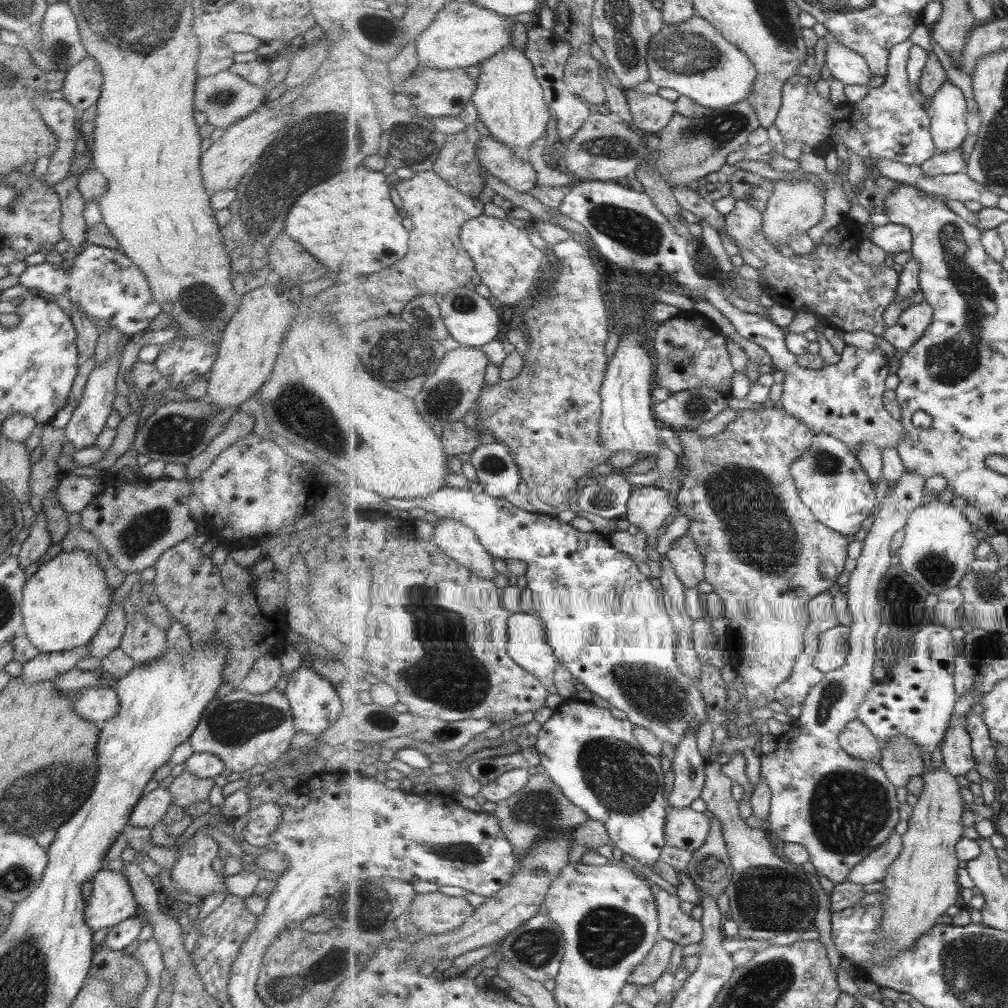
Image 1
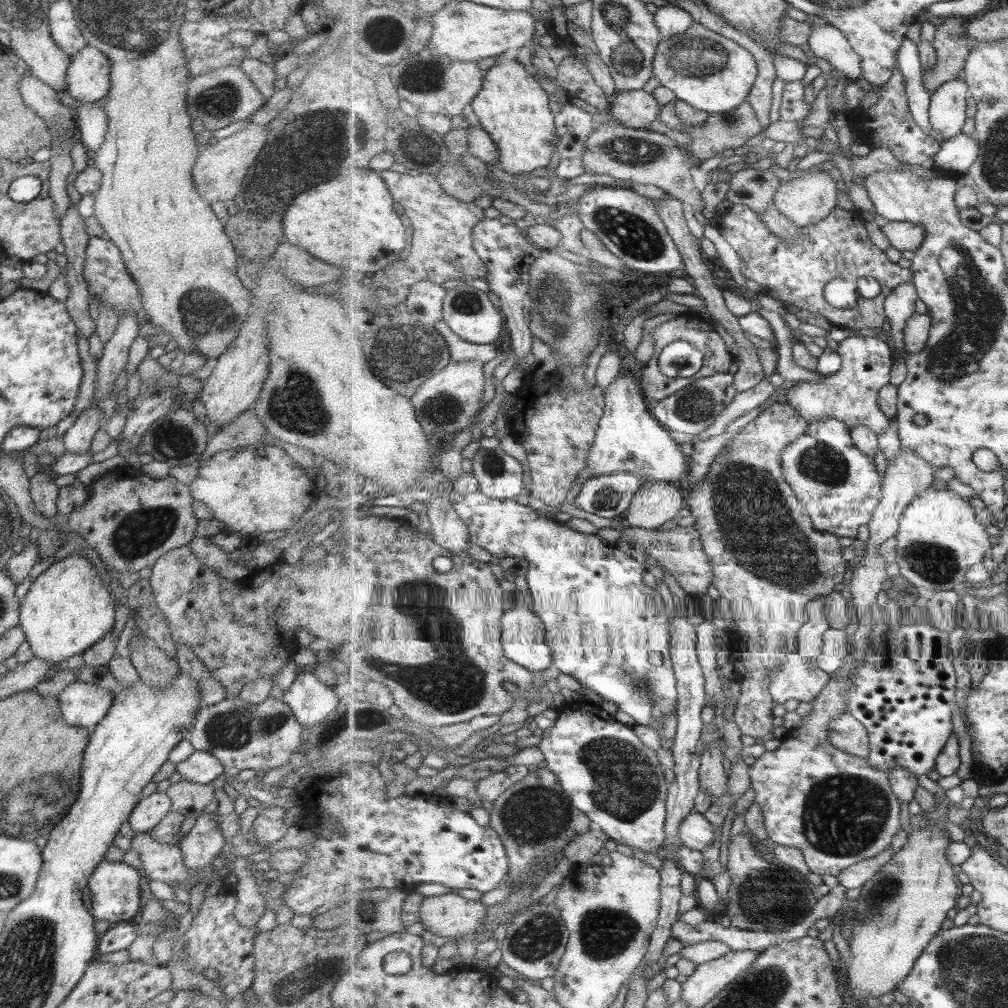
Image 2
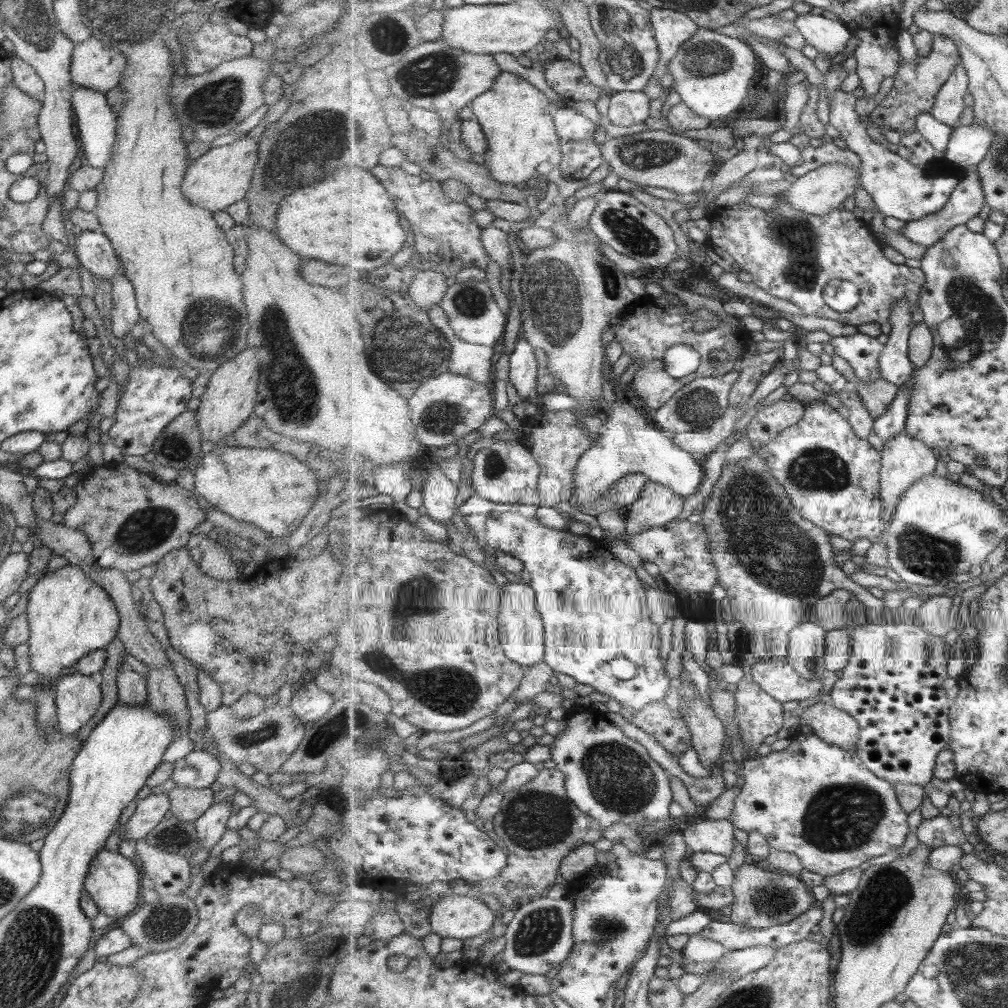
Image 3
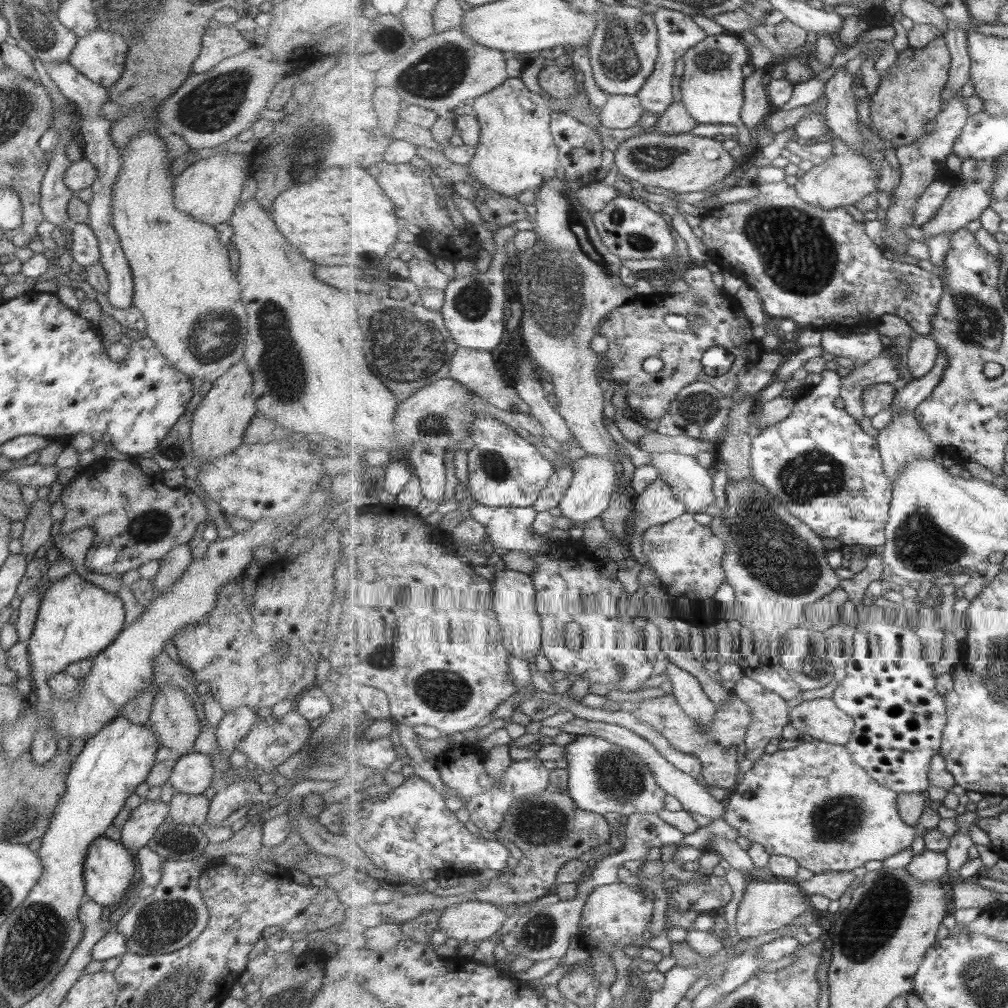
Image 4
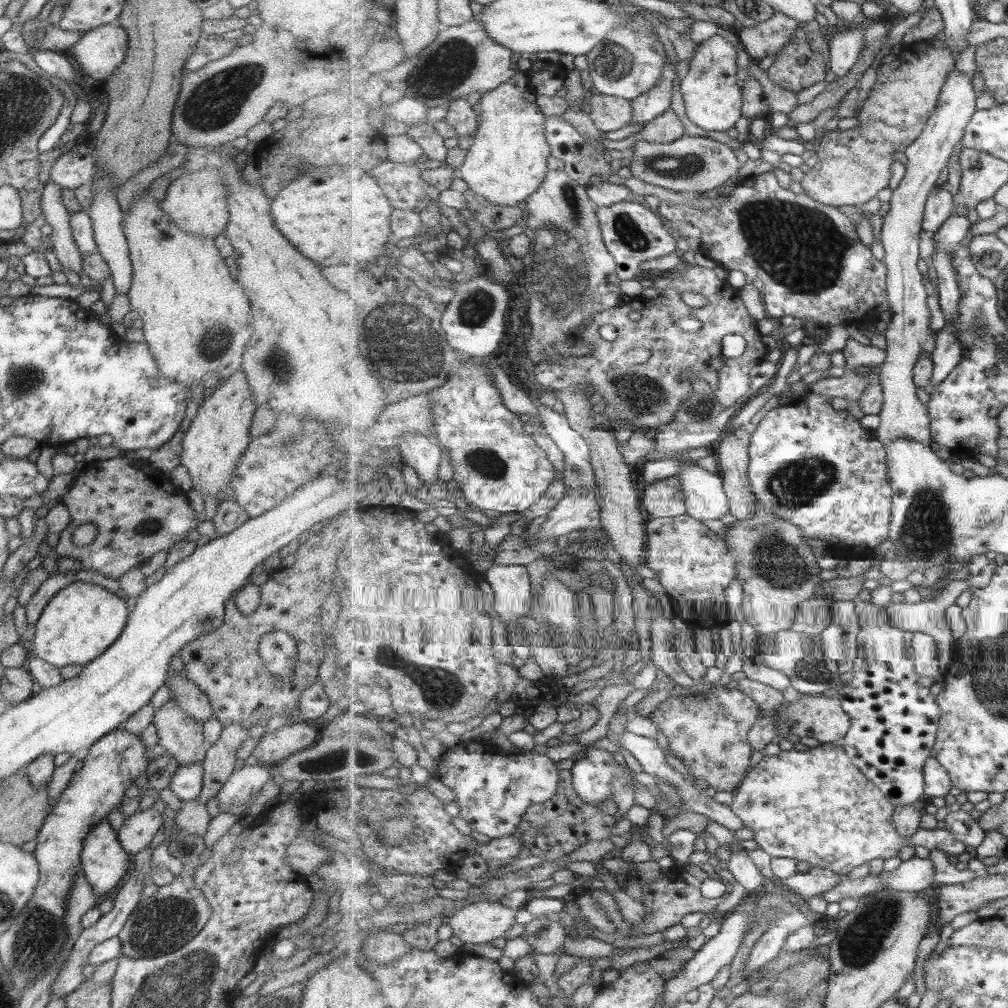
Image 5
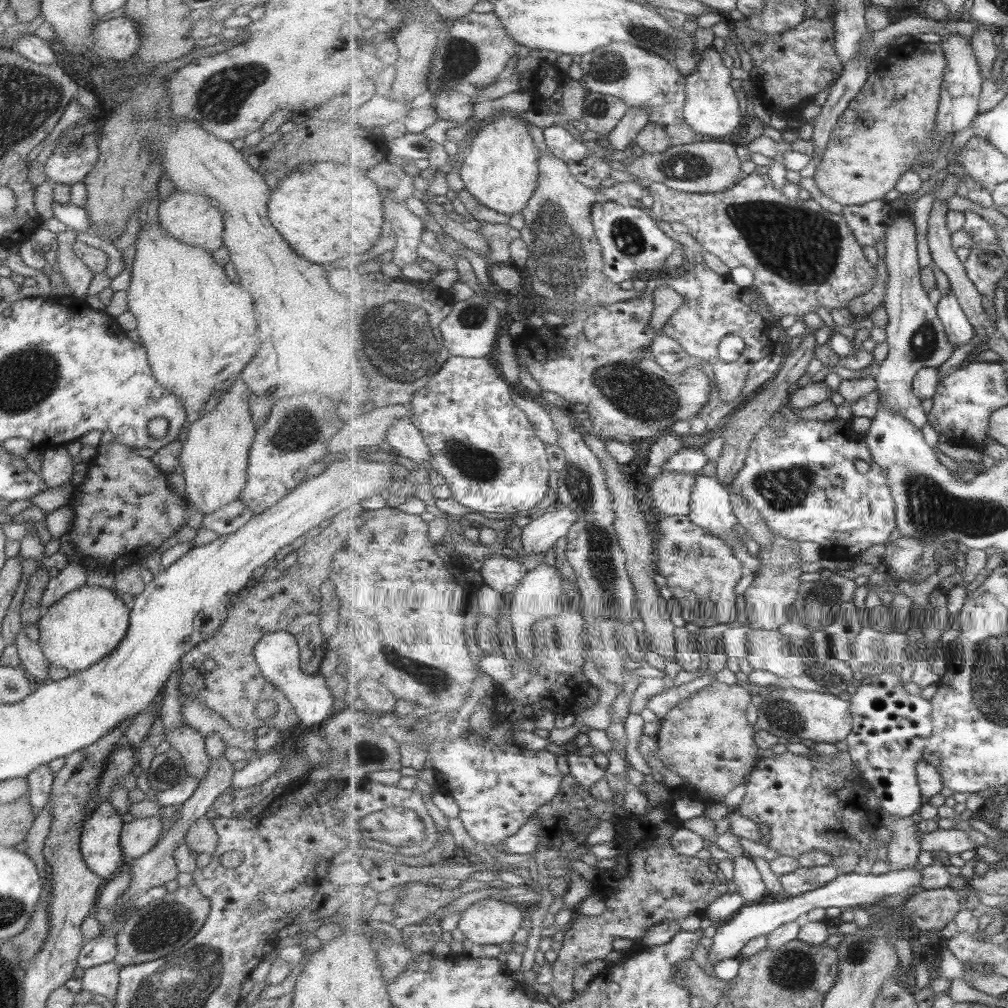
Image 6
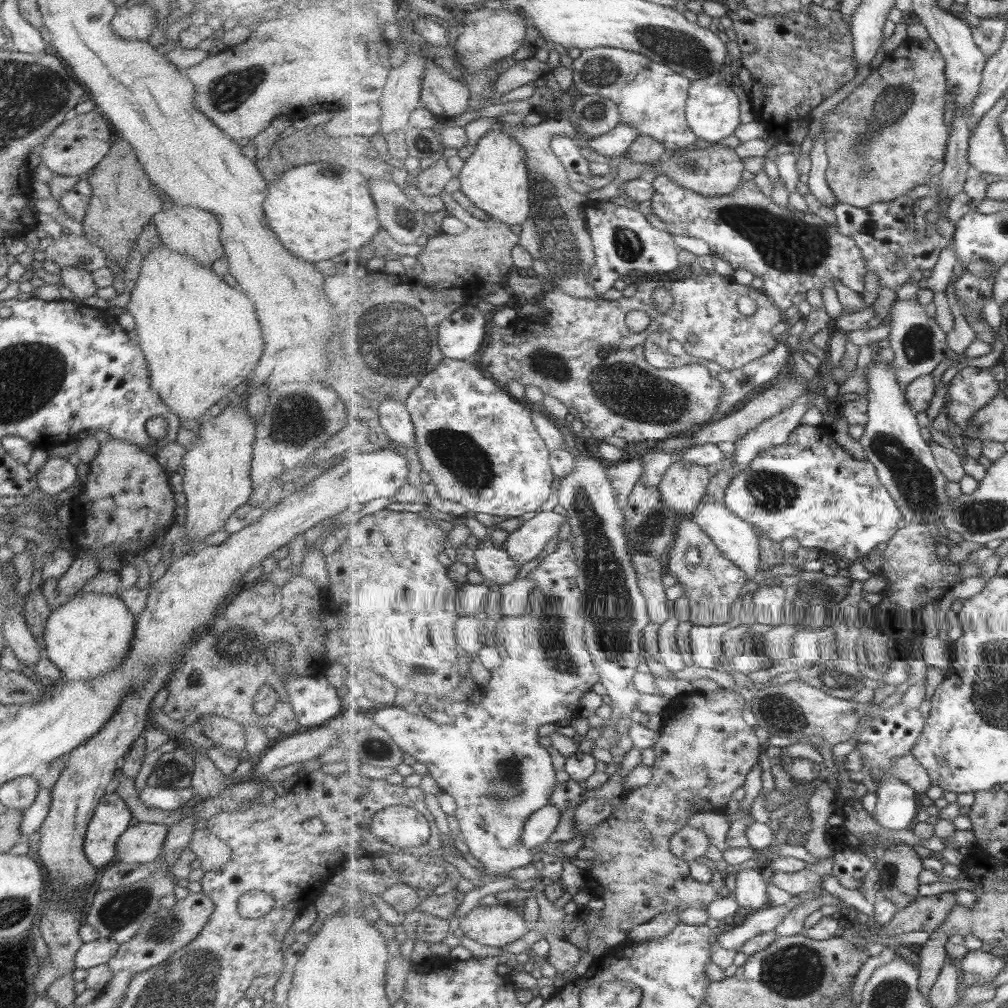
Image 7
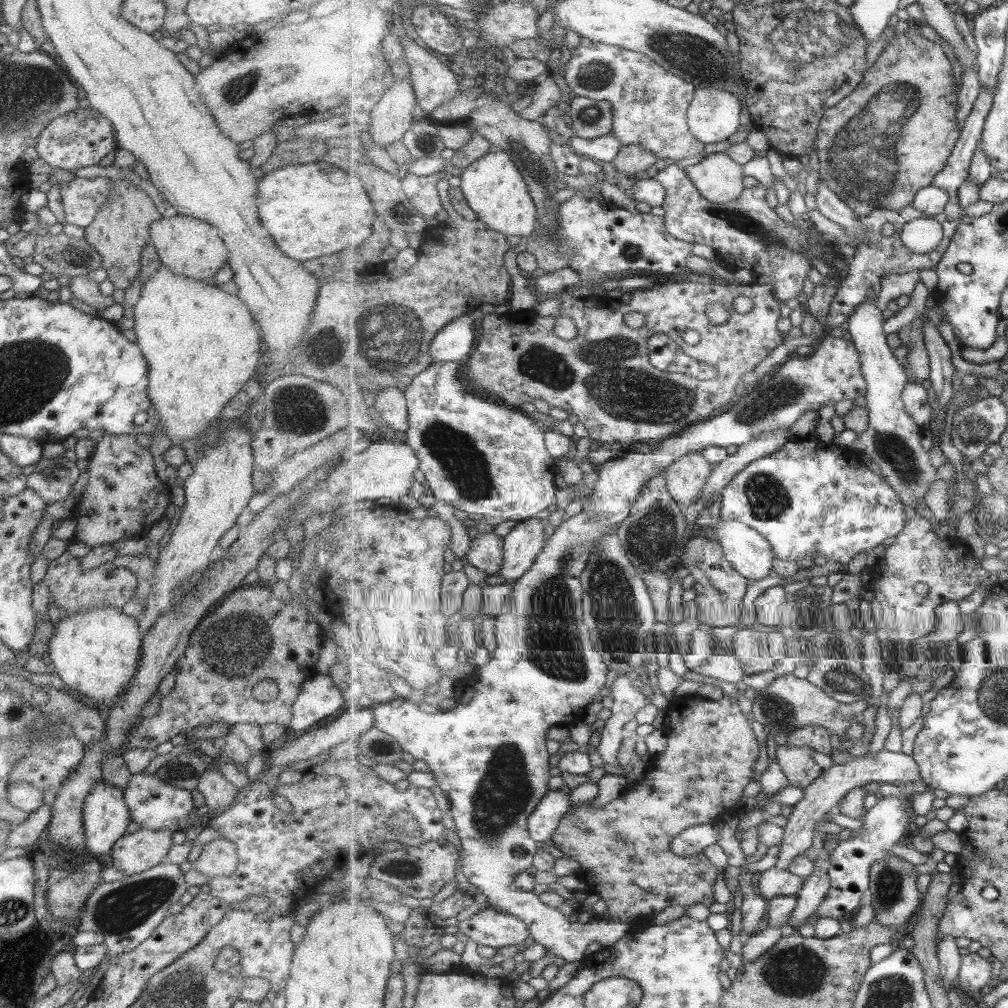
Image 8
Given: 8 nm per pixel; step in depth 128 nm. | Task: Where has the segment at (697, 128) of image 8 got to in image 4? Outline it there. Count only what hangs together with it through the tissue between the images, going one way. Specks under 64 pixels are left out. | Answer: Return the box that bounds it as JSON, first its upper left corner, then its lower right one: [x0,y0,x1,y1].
[682,32,752,148]

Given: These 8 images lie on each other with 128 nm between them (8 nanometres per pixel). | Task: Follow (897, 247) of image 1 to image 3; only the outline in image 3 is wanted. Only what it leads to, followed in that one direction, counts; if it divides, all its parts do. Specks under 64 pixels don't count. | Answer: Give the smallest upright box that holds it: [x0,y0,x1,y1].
[900,168,987,248]

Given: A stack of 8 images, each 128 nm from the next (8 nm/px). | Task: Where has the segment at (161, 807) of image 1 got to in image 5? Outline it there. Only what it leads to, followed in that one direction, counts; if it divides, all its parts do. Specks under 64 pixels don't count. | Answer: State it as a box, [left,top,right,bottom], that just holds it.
[116,806,165,855]

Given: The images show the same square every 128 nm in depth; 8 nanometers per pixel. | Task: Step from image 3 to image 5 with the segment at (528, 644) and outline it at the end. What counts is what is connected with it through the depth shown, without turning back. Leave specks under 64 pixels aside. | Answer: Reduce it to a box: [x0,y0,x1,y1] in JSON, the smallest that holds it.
[485,565,533,623]

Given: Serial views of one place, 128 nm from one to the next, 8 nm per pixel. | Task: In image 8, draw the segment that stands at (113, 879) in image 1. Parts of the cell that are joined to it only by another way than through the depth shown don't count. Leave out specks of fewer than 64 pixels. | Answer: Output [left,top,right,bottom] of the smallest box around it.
[82,780,129,857]

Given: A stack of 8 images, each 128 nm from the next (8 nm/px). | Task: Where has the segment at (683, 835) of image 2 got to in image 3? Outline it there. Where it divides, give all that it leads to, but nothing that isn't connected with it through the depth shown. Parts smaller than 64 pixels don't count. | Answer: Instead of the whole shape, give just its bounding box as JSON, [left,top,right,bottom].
[684,814,735,857]

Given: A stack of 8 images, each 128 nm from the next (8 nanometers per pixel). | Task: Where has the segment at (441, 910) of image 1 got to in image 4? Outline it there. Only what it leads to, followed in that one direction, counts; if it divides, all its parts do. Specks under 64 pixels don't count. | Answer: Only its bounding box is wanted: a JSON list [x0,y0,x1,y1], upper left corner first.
[439,901,508,944]

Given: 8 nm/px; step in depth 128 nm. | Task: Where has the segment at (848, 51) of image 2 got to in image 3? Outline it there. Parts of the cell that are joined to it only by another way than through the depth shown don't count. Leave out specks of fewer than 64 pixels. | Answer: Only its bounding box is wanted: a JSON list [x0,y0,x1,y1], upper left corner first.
[794,14,853,56]

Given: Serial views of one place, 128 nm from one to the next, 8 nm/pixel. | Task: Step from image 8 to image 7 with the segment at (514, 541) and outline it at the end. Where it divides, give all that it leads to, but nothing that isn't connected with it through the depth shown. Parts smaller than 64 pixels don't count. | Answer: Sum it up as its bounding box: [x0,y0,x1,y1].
[505,511,569,567]

